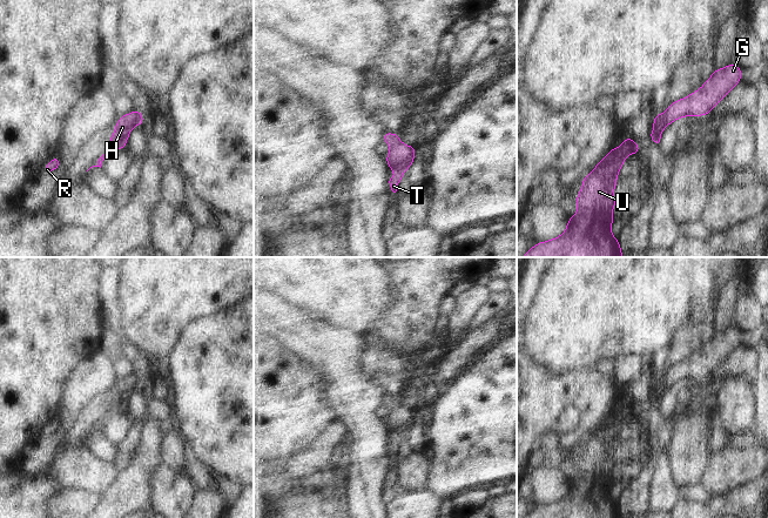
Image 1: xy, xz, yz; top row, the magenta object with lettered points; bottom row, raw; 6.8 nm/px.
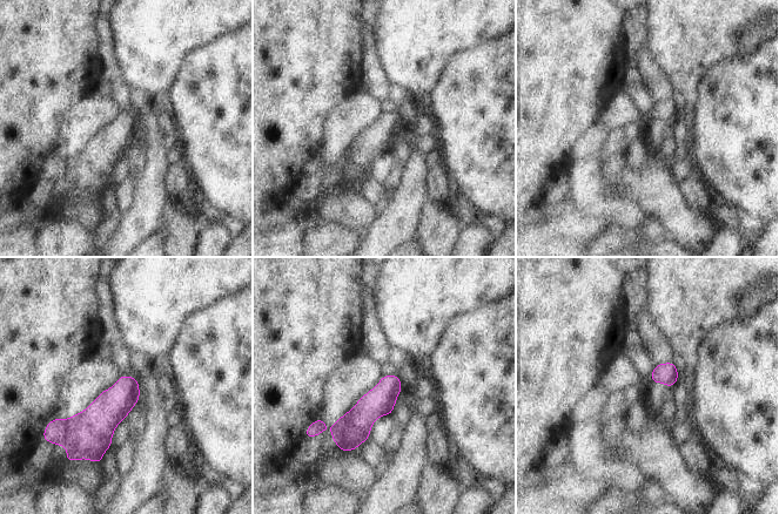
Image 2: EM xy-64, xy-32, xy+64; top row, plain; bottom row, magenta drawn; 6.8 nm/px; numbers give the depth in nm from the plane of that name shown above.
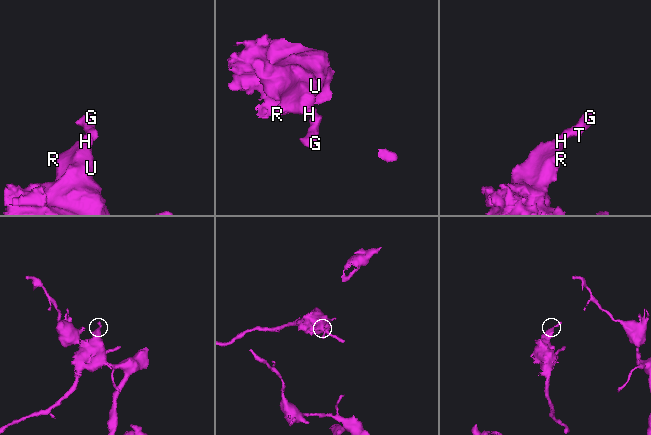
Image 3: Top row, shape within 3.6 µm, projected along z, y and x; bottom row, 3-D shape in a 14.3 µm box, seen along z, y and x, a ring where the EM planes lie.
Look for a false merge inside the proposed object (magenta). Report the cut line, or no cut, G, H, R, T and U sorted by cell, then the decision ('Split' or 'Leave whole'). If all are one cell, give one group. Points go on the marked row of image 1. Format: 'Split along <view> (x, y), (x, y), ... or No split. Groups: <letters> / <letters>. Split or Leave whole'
No split. Groups: G H R T U. Leave whole.

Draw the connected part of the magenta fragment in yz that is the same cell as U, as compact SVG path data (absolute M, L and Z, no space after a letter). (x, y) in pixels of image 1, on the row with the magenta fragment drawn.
M626 135L624 144L618 148L612 147L594 169L581 180L580 193L574 199L578 213L568 217L565 231L555 238L537 242L523 257L622 257L620 242L611 234L614 222L612 211L618 203L613 197L613 189L619 184L618 174L631 153L635 157L640 154L639 142Z

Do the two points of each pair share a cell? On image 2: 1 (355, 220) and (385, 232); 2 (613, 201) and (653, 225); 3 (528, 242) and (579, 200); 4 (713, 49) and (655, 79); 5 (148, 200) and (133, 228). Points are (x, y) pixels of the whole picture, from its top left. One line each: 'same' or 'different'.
1: different
2: different
3: different
4: different
5: same

